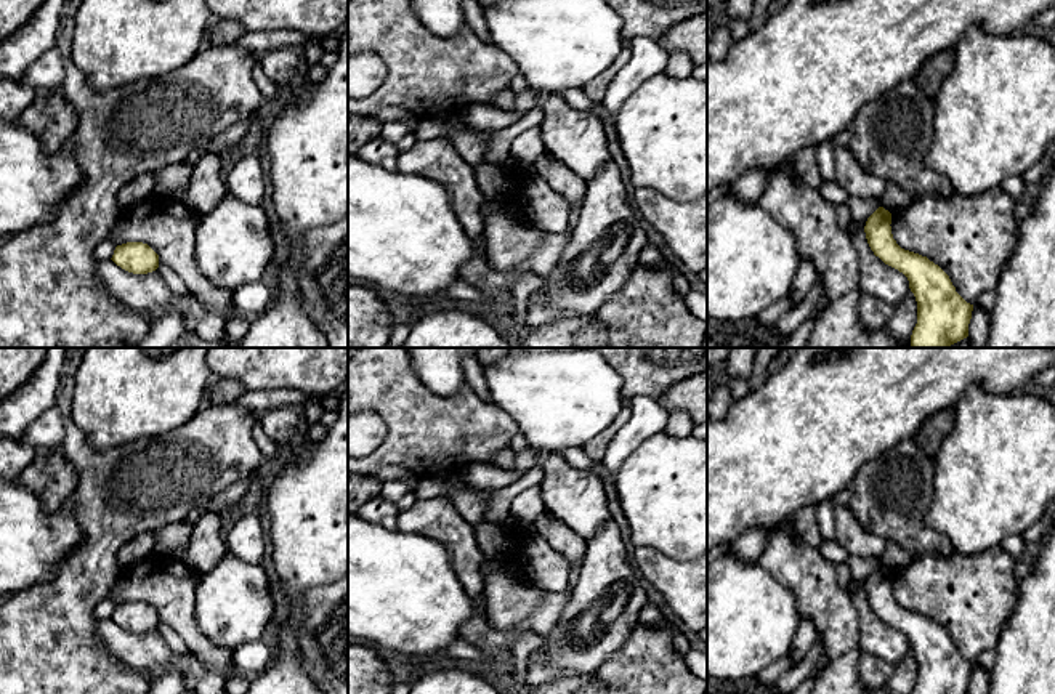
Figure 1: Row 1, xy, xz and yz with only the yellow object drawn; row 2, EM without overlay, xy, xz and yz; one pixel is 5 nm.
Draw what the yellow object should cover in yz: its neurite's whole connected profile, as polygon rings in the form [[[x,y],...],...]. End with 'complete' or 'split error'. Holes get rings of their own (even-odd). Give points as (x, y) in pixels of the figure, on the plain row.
[[[879,566],[864,591],[875,615],[903,631],[917,660],[912,694],[968,694],[973,664],[967,662],[949,635],[927,615],[901,607],[891,593],[891,572]]] | complete

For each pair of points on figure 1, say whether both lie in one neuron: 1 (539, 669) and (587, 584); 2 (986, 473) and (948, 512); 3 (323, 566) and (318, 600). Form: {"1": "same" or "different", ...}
{"1": "same", "2": "same", "3": "different"}

